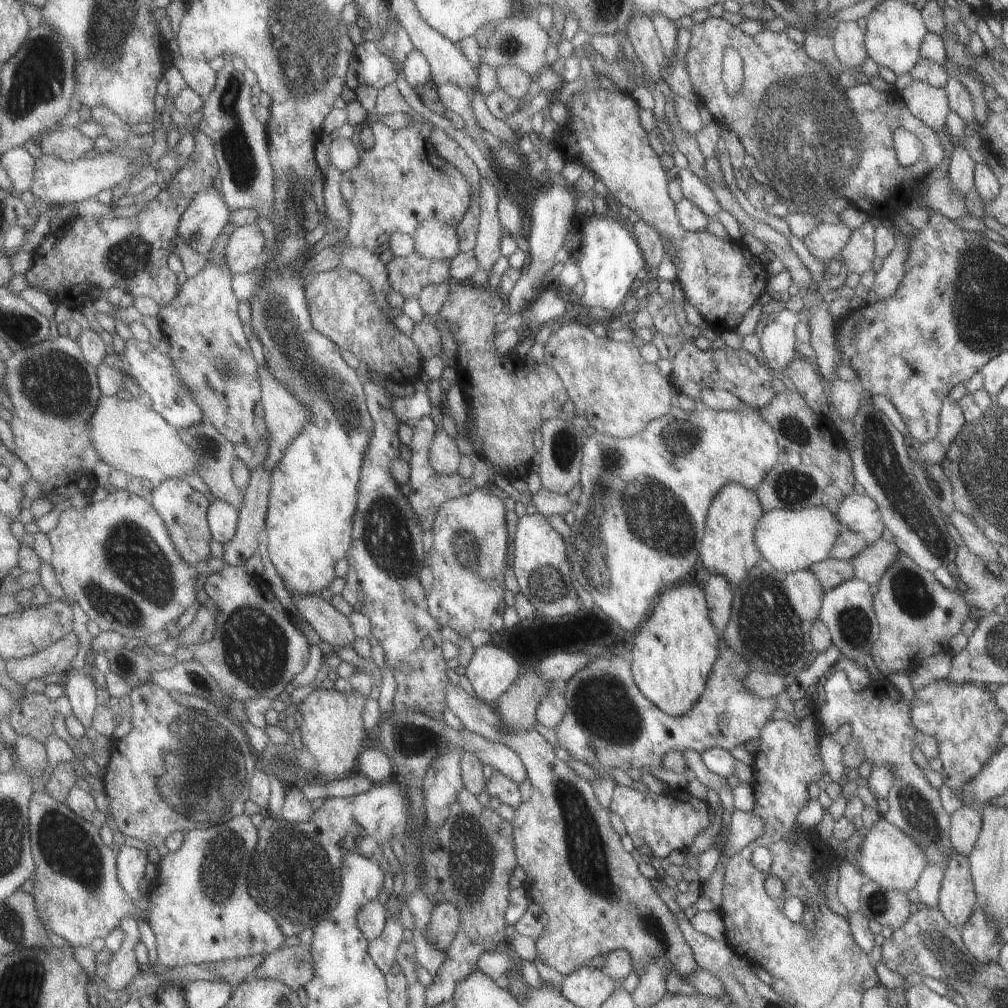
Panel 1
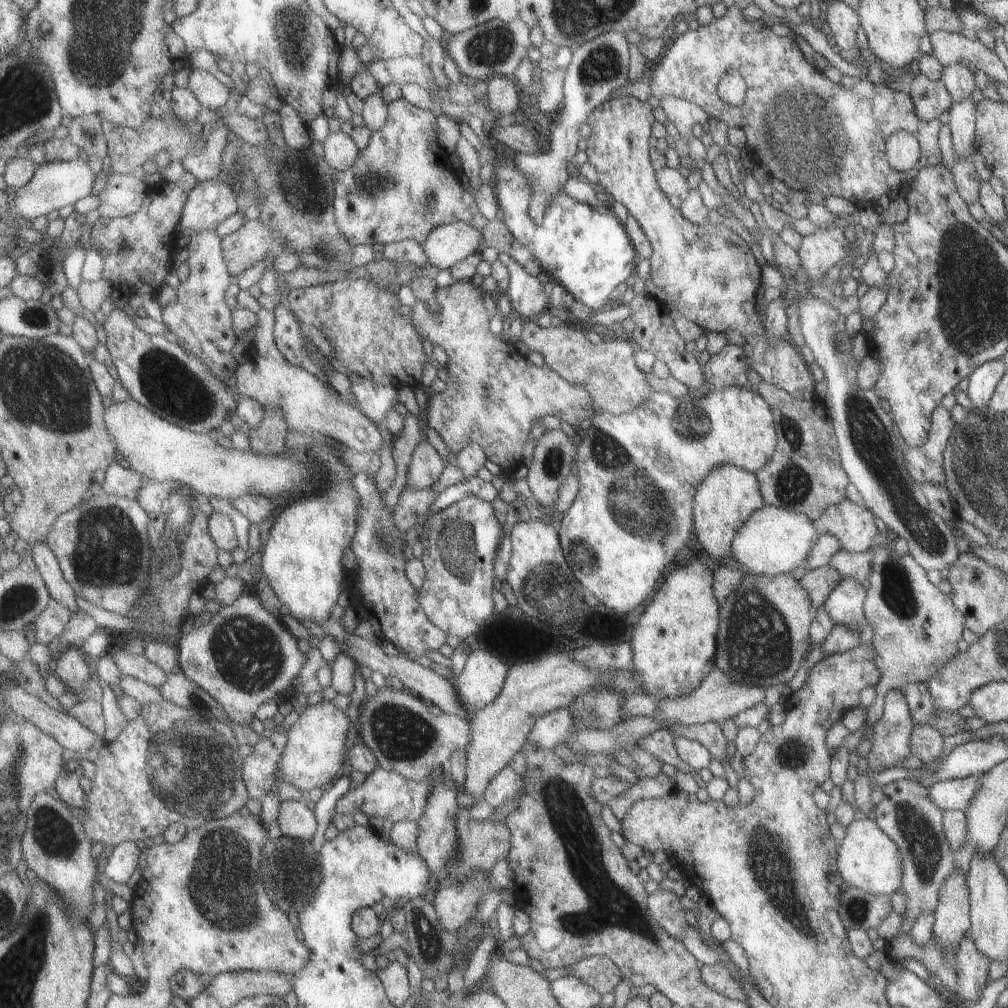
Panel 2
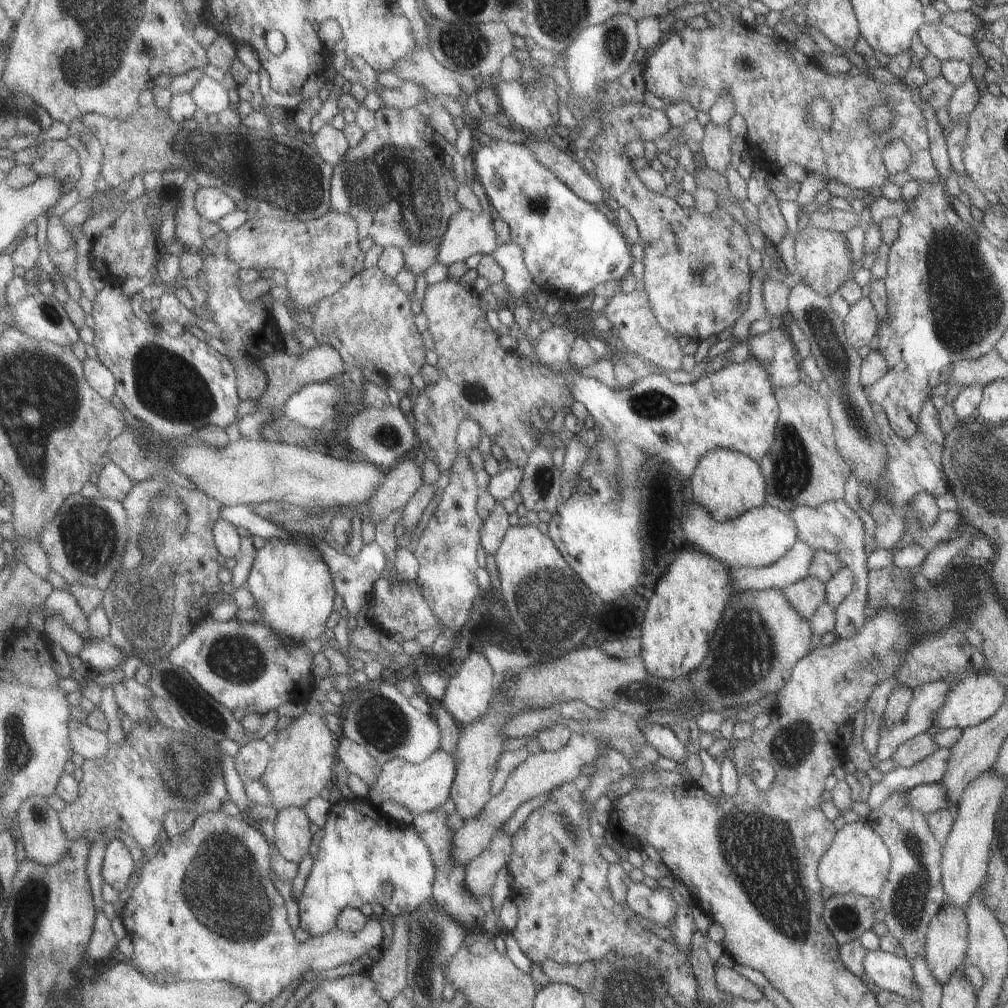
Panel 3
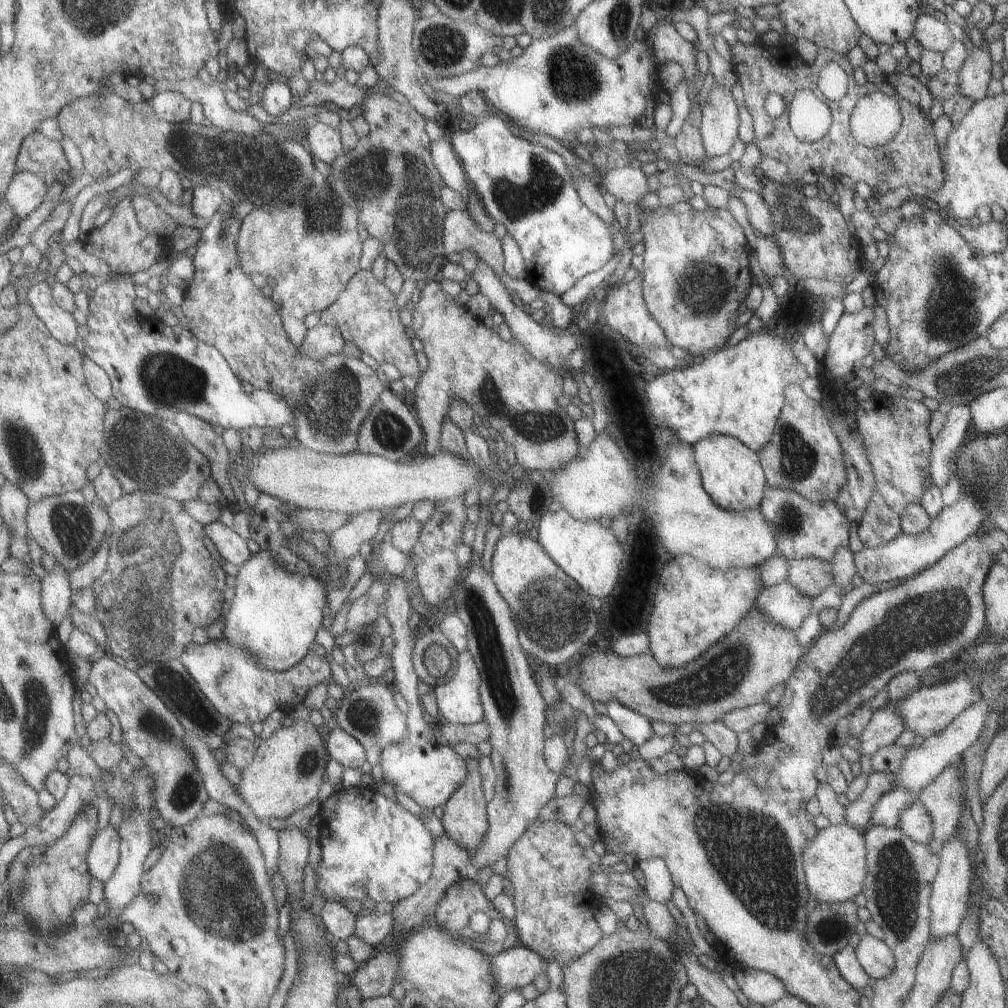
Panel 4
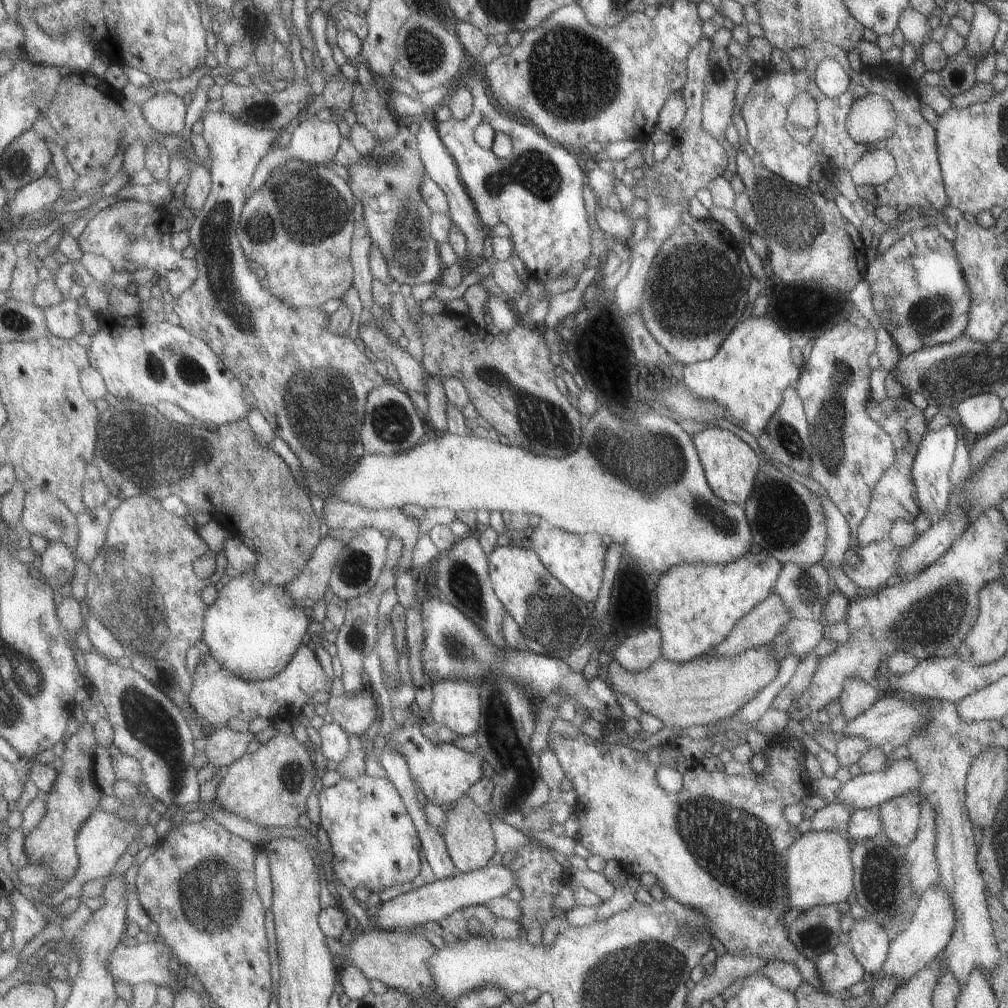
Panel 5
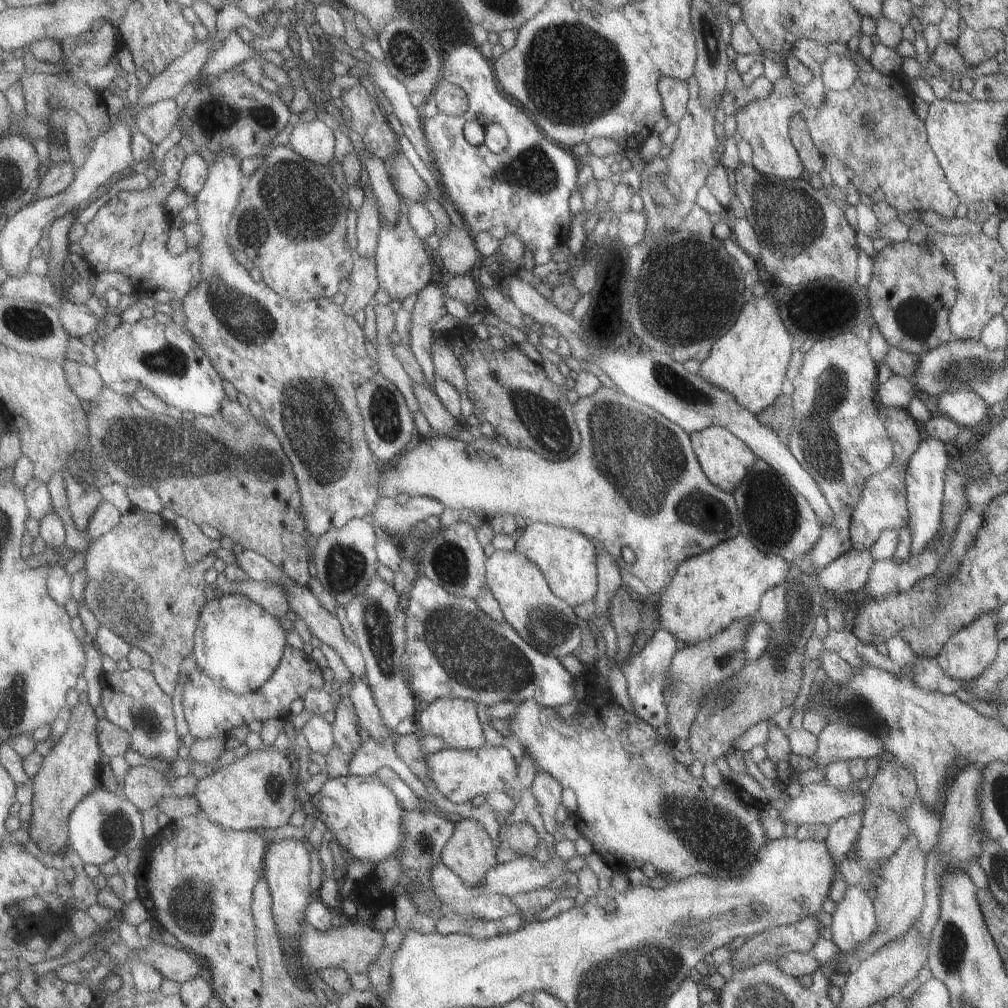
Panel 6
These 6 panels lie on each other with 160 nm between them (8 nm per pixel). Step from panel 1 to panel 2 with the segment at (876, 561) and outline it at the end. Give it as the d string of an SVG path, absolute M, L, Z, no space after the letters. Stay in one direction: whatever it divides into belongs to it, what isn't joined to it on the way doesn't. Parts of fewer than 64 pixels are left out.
M874 547L862 553L839 549L832 554L827 565L837 569L841 576L854 578L857 582L865 584L870 573L873 555Z

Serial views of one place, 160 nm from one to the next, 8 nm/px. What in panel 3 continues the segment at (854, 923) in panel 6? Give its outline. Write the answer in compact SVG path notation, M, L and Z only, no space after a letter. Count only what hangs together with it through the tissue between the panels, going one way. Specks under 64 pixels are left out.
M879 948L867 950L861 960L861 966L862 973L874 982L880 991L893 992L907 1001L917 996L912 967L905 957L883 952Z

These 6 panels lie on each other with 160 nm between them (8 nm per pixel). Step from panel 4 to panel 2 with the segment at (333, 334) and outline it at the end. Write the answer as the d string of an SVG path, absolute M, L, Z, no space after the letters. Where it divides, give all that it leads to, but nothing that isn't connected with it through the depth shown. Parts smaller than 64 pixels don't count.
M265 406L265 418L263 424L252 428L249 432L250 448L259 454L281 454L285 448L285 438L287 437L287 422L283 418L283 412L273 410Z

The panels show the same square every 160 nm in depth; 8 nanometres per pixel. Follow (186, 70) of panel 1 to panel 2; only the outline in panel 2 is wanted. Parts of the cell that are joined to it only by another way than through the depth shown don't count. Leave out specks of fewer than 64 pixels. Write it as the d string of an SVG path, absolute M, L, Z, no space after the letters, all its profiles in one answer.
M193 69L189 77L188 88L203 104L203 107L211 111L225 106L229 98L230 89L207 70Z

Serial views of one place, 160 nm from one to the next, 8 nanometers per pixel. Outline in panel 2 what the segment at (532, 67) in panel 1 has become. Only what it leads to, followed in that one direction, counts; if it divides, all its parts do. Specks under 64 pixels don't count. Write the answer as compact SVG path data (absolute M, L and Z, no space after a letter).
M494 19L486 24L475 26L470 30L463 30L459 34L447 36L445 50L462 75L477 80L489 82L494 77L512 77L517 66L529 56L531 42L531 28L521 19L503 21Z

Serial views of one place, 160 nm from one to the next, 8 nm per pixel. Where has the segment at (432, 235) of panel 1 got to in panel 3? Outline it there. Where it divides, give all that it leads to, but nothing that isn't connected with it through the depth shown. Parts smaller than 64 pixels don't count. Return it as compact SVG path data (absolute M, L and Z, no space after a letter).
M462 208L453 216L438 248L437 261L448 268L473 254L492 254L498 247L497 233L493 228L494 214L486 211L480 215Z

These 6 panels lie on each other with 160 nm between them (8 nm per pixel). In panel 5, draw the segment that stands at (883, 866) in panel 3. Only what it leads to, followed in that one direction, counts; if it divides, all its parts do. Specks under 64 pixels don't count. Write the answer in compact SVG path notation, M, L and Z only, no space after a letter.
M807 831L784 852L784 885L790 909L807 910L815 905L836 905L852 897L852 843L842 832Z

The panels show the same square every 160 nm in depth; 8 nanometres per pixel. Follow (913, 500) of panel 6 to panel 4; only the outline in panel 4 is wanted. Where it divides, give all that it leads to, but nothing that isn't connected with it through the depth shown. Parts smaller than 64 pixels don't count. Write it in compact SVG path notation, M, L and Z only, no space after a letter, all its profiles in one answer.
M957 403L946 412L940 433L932 439L929 455L930 481L941 488L951 475L951 453L960 447L965 430L970 423L970 412L967 404Z

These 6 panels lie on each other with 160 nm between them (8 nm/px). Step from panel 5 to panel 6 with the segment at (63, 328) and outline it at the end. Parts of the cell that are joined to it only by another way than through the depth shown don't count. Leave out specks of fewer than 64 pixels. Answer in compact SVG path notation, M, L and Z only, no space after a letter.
M65 300L58 309L65 330L71 337L80 337L95 330L100 319L87 310L85 304Z

